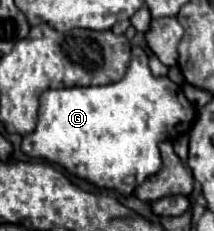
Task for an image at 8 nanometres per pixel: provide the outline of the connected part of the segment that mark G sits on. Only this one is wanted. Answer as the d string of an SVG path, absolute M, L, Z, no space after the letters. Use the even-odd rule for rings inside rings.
M133 47L131 65L125 77L117 83L101 87L71 87L43 91L39 99L37 127L23 139L21 151L29 157L43 157L51 163L59 163L67 171L87 179L89 183L101 189L115 189L123 197L129 197L147 177L155 175L163 167L157 145L165 139L165 133L171 133L169 127L183 127L185 121L187 127L191 127L195 121L193 103L187 101L181 87L175 85L171 79L153 77L149 71L147 53L141 47Z

